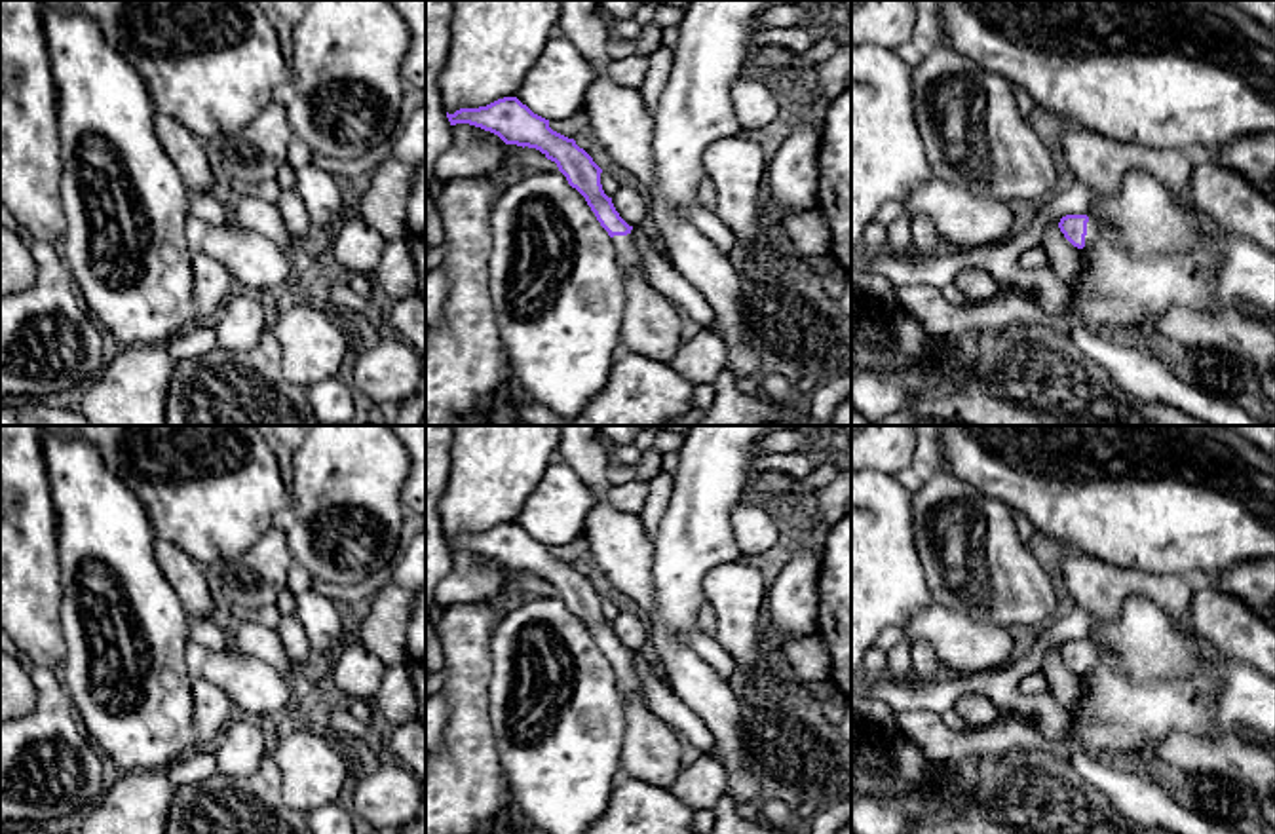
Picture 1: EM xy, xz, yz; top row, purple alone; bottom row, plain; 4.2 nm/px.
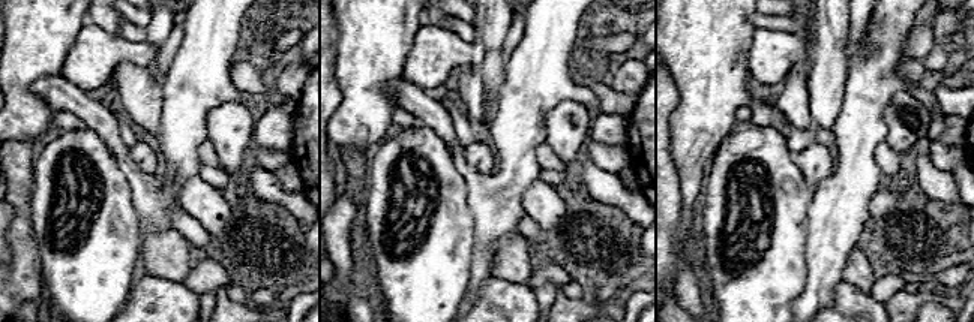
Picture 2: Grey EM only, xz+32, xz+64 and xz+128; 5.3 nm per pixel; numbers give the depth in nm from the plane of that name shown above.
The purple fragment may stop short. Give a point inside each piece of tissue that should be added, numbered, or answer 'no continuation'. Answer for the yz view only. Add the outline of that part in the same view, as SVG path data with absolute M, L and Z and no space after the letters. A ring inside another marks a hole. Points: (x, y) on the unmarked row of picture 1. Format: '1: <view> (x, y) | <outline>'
1: yz (1097, 658) | M1089 642L1085 673L1091 674L1100 667L1121 669L1119 659Z

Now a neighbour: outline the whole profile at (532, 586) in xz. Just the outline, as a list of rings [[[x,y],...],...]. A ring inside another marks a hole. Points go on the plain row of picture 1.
[[[524,572],[517,583],[517,591],[526,597],[559,597],[557,589],[547,585],[545,579],[542,579],[536,574]]]

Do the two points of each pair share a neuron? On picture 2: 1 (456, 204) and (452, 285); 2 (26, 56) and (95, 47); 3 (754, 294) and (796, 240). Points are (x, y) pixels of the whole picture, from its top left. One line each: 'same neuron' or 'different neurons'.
1: same neuron
2: different neurons
3: same neuron

